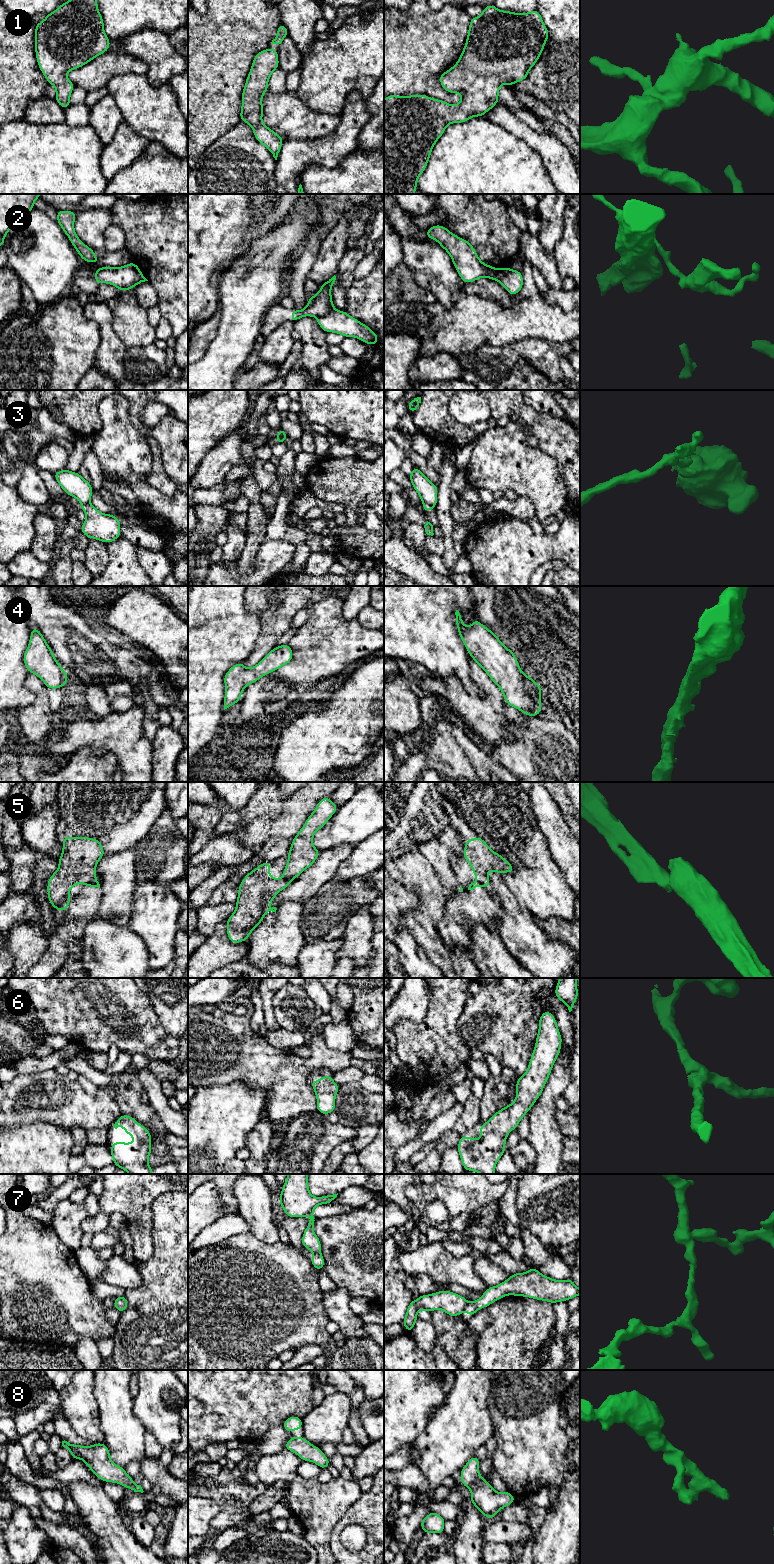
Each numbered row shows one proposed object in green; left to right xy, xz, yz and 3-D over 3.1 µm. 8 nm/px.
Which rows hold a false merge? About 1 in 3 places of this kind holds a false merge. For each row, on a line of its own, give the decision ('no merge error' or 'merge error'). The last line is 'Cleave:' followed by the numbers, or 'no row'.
1: no merge error
2: merge error
3: merge error
4: no merge error
5: merge error
6: no merge error
7: merge error
8: no merge error
Cleave: 2, 3, 5, 7

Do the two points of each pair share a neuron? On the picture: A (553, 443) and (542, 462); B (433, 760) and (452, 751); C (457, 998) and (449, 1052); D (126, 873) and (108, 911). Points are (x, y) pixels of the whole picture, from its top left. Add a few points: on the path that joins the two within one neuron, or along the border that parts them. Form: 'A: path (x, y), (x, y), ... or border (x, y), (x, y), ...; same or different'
A: border (538, 446), (555, 459), (560, 472); different
B: path (438, 755), (447, 754); same
C: path (447, 1011), (447, 1039); same
D: path (118, 882), (117, 900), (115, 902); same

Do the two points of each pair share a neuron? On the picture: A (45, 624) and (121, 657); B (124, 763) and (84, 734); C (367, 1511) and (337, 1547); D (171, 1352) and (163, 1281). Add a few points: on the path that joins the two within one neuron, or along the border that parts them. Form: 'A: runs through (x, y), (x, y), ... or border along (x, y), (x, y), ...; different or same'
A: runs through (64, 636), (77, 642), (90, 640), (102, 643); same
B: runs through (119, 751), (102, 734), (96, 734); same
C: runs through (355, 1514), (337, 1529), (336, 1535); same
D: runs through (171, 1334), (170, 1328), (166, 1324), (165, 1299); same

